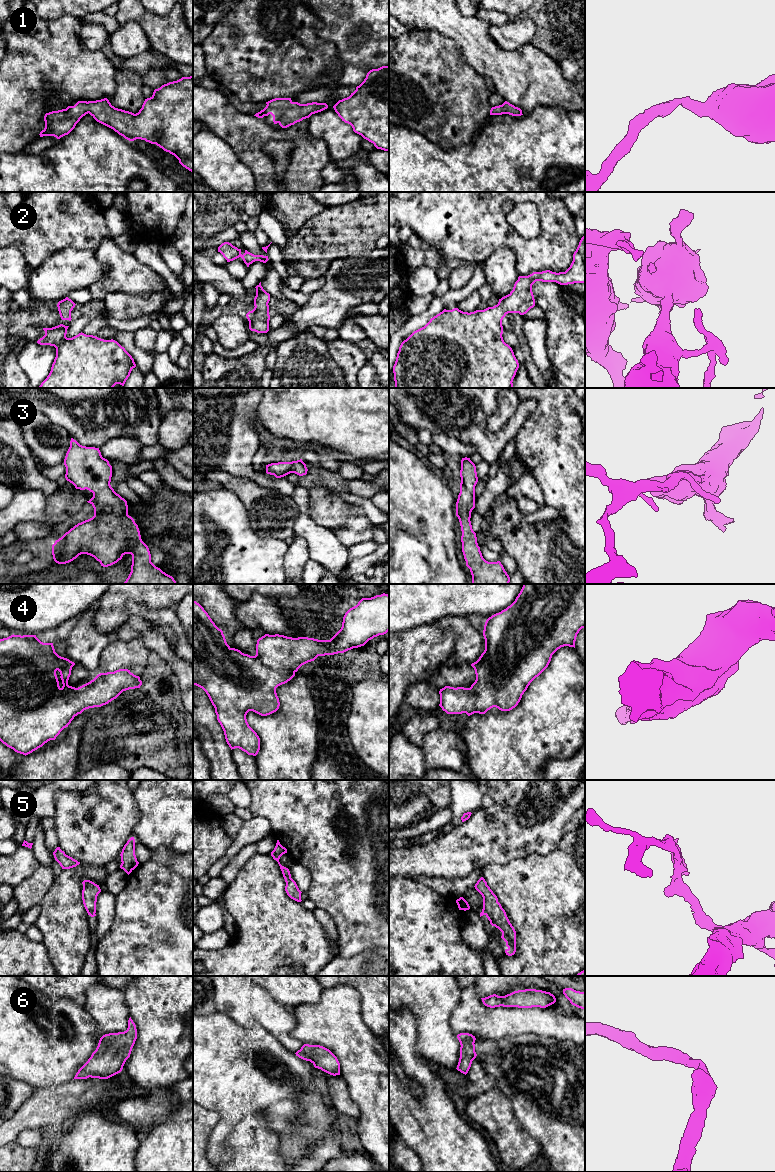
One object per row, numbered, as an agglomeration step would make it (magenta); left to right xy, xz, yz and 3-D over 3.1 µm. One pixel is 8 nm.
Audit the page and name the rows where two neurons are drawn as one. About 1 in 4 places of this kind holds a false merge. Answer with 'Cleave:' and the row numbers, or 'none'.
Cleave: none

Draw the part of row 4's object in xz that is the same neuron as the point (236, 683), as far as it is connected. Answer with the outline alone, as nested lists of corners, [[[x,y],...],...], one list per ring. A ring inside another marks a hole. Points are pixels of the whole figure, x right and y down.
[[[389,595],[362,598],[343,617],[341,629],[330,640],[308,637],[292,638],[265,634],[257,640],[256,655],[250,656],[231,648],[223,631],[212,621],[204,608],[193,600],[193,685],[202,688],[215,708],[227,744],[256,756],[260,738],[249,726],[246,715],[253,711],[267,716],[279,709],[276,688],[290,681],[298,669],[318,656],[344,653],[364,646],[369,640],[389,631]]]

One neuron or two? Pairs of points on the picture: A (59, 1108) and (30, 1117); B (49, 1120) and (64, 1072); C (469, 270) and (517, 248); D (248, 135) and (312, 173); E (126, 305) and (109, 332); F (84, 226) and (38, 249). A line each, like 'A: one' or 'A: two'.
A: one
B: two
C: two
D: one
E: two
F: one

